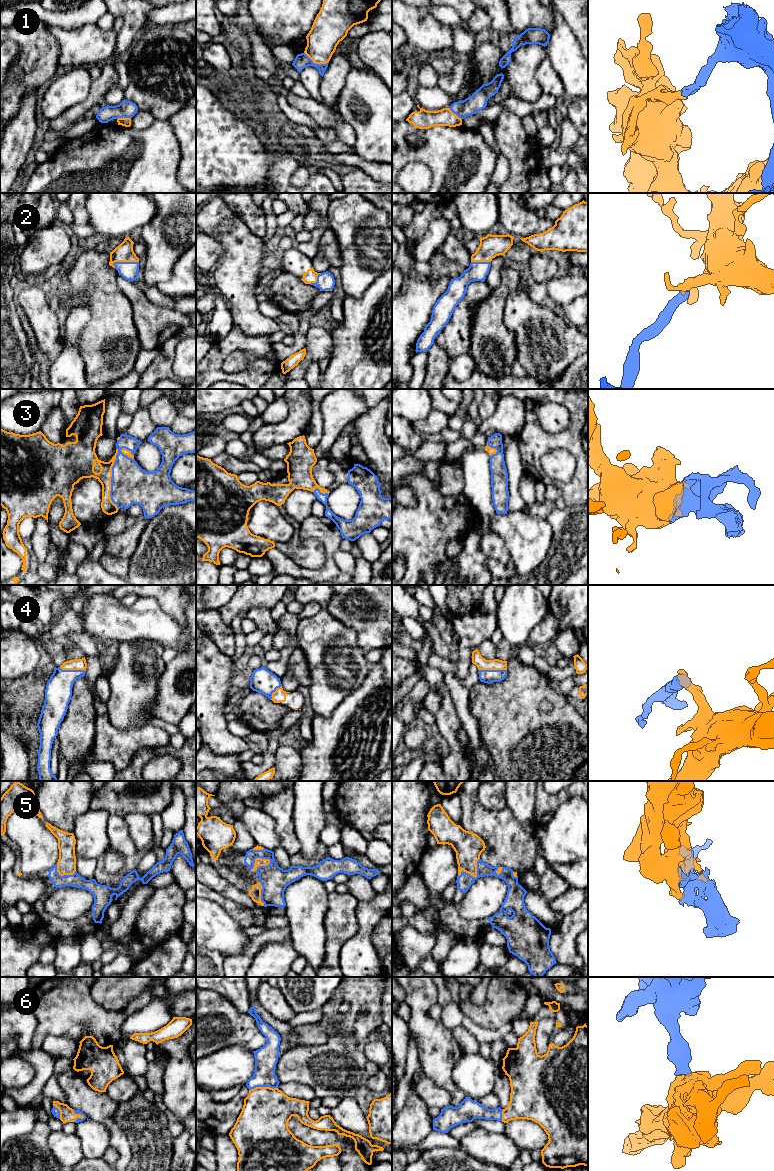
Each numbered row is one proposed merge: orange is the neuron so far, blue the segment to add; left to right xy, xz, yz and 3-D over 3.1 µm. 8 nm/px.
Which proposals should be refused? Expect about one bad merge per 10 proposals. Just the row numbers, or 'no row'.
1

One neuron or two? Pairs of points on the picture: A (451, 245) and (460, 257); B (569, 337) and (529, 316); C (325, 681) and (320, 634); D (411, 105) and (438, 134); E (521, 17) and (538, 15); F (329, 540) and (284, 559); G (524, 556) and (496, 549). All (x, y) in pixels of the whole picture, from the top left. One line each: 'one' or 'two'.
A: one
B: one
C: one
D: two
E: one
F: one
G: two

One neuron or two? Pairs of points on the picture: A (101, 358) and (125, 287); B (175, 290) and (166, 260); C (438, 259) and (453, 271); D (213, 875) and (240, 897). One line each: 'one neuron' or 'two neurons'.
A: two neurons
B: two neurons
C: one neuron
D: one neuron

